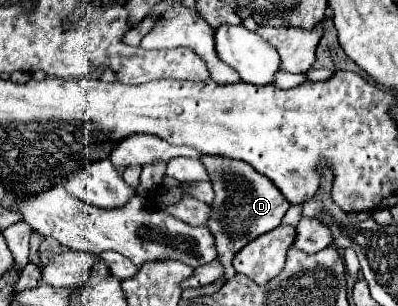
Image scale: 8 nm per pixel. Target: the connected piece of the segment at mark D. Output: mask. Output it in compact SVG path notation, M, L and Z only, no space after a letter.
M201 155L201 163L205 165L211 185L215 189L207 227L211 229L215 237L217 257L221 265L225 267L223 281L227 281L229 277L235 275L235 269L231 263L235 253L239 253L239 249L243 249L249 241L281 225L281 219L291 205L267 177L257 173L245 161L237 161L237 159L229 159L221 155Z

